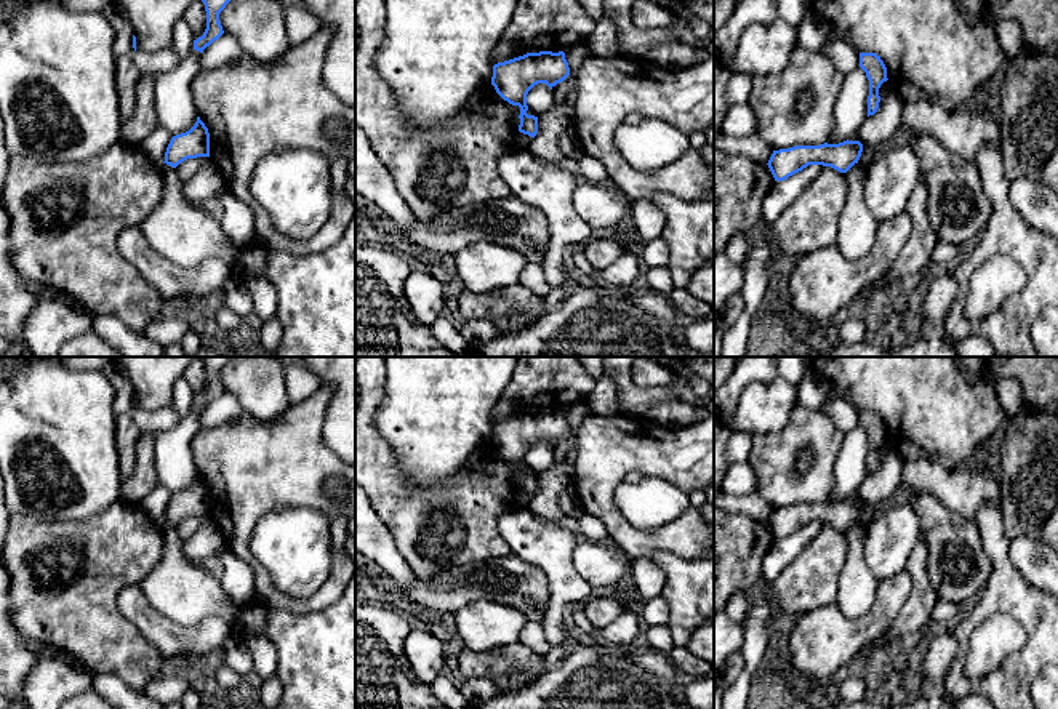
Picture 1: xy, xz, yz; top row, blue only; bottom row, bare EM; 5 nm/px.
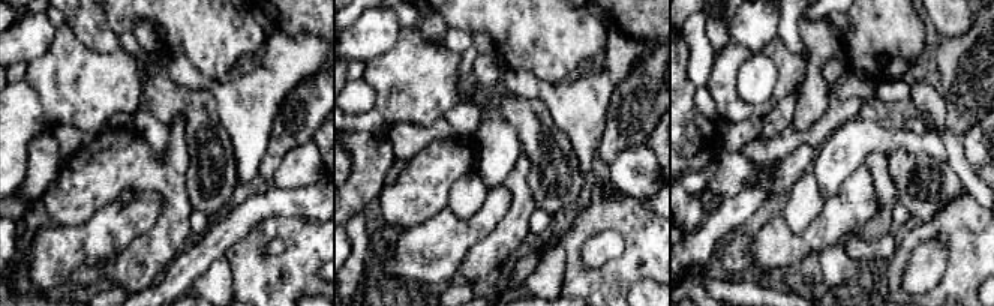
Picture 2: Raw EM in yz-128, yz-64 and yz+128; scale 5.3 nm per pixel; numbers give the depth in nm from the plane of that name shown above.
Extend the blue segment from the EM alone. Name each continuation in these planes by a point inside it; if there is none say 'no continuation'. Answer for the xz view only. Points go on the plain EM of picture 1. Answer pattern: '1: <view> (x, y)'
no continuation

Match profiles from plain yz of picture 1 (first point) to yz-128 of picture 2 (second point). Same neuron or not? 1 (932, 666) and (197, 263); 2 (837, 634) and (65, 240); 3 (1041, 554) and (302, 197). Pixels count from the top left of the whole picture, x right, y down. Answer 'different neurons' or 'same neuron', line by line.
1: different neurons
2: same neuron
3: different neurons

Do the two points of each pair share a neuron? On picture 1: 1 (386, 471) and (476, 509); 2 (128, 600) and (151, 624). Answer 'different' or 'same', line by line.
1: same
2: same

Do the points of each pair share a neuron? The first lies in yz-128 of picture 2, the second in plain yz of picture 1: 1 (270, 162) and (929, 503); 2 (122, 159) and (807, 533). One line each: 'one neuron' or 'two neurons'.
1: two neurons
2: two neurons

